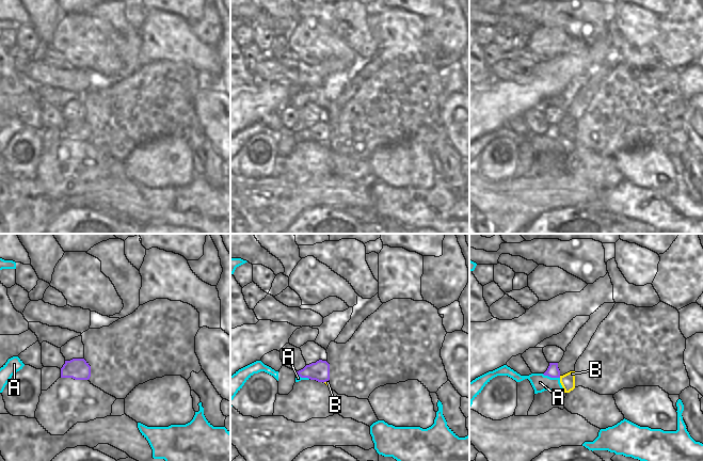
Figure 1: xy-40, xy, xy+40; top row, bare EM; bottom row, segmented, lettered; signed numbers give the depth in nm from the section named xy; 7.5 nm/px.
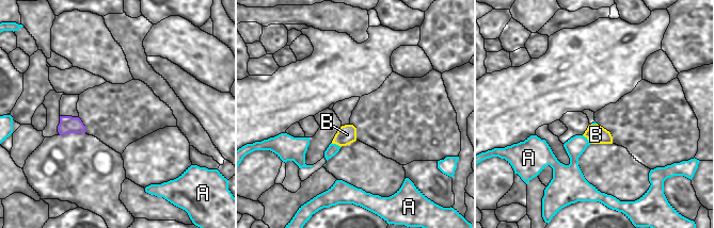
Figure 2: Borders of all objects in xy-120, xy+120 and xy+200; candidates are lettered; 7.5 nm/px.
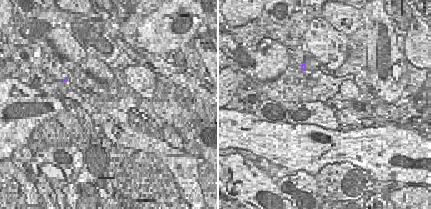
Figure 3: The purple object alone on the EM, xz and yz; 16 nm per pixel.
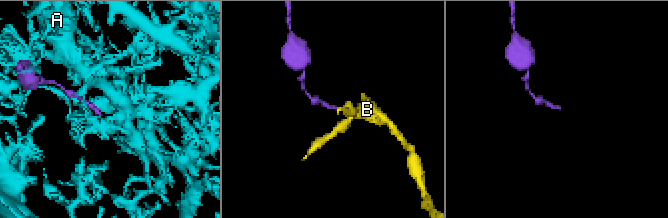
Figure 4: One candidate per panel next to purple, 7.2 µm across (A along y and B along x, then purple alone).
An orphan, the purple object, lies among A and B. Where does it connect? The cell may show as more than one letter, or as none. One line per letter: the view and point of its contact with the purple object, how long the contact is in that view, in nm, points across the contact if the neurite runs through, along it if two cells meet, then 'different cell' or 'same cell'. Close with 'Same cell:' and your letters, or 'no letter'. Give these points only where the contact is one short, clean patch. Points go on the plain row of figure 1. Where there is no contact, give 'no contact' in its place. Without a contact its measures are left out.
A: contact xy+40 (550, 138); length 140 nm; different cell
B: contact xy (325, 142); length 40 nm; way xy (320, 131), (325, 142), (328, 143); same cell
Same cell: B

